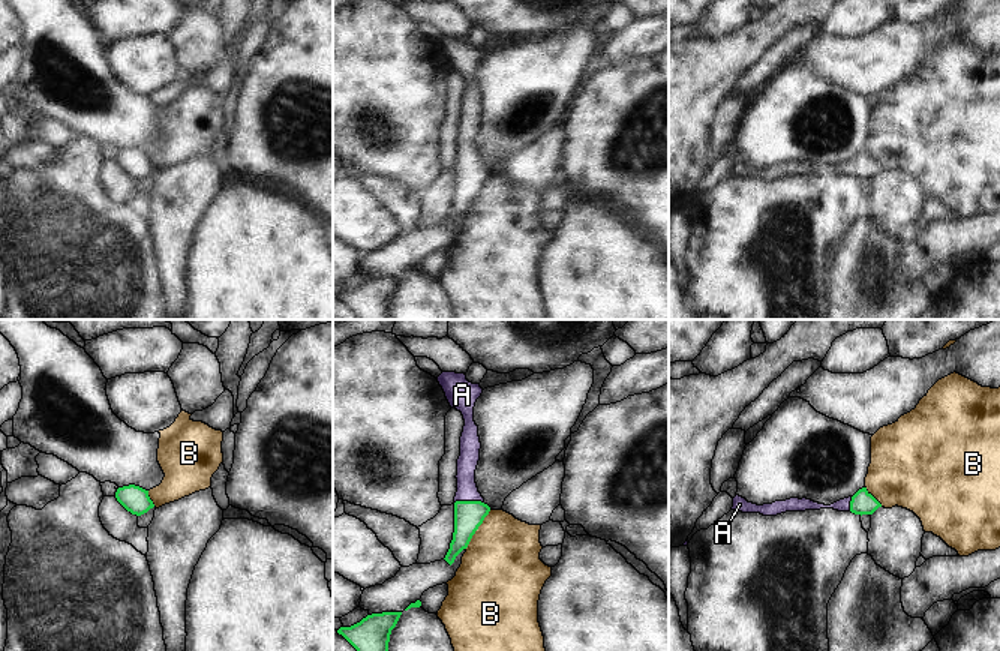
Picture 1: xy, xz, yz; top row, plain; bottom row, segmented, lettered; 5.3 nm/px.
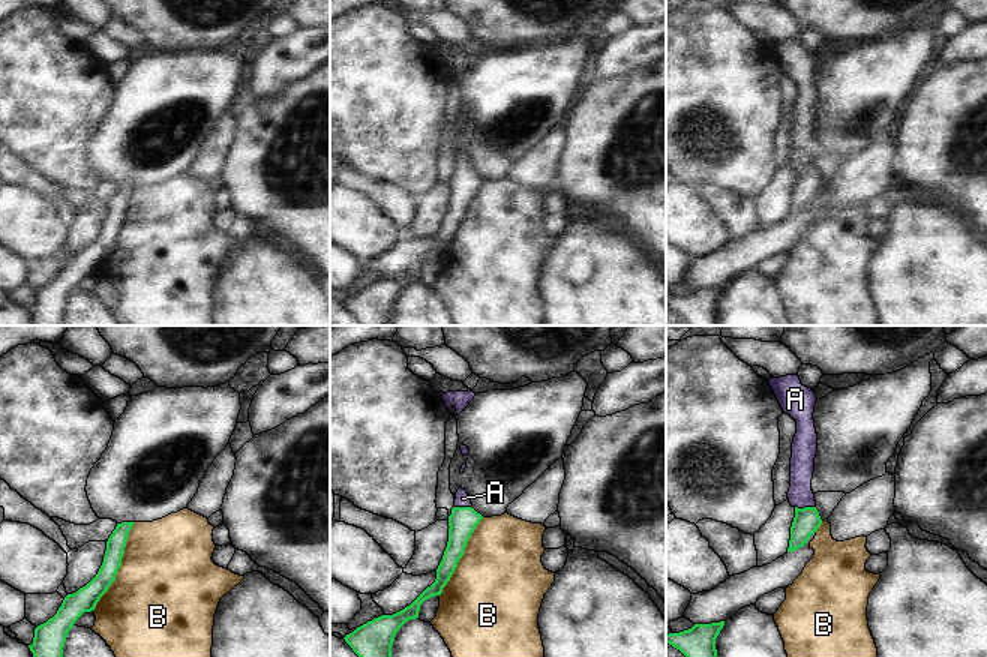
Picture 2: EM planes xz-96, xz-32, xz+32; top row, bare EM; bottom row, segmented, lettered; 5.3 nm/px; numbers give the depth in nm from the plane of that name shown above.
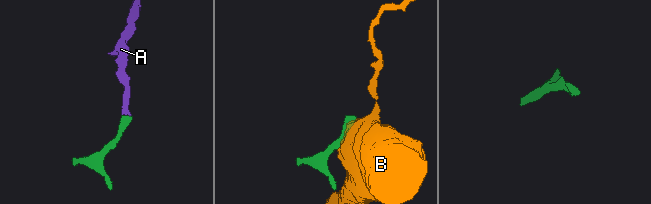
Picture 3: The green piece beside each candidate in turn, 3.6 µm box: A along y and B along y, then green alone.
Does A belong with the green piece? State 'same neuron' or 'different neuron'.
same neuron

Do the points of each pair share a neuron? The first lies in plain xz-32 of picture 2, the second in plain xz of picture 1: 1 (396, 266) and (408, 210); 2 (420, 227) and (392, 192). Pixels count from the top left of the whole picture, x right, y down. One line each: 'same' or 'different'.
1: different
2: different

